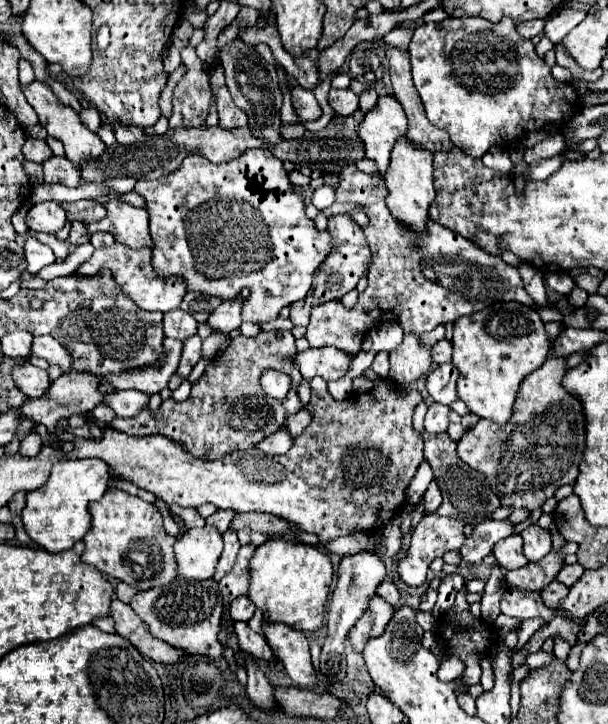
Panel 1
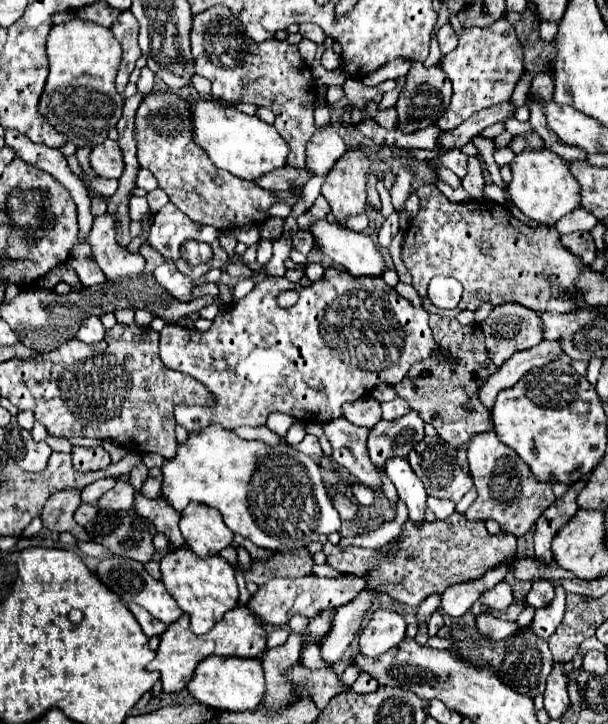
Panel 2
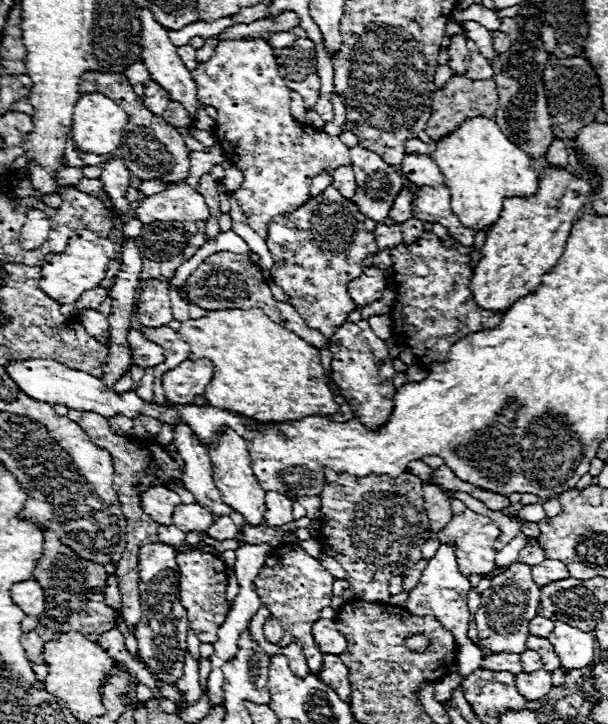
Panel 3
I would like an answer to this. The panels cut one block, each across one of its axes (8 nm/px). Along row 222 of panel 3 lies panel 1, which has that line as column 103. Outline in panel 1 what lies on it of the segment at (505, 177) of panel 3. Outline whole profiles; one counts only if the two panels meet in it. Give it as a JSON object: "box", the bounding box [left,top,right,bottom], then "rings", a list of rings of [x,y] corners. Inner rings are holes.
{"box":[22,458,110,554],"rings":[[[98,458],[88,460],[66,460],[58,462],[52,468],[52,474],[40,490],[26,494],[26,506],[22,510],[22,524],[26,534],[44,550],[58,554],[70,550],[84,534],[90,530],[90,514],[88,504],[100,500],[102,494],[108,490],[110,472]]]}

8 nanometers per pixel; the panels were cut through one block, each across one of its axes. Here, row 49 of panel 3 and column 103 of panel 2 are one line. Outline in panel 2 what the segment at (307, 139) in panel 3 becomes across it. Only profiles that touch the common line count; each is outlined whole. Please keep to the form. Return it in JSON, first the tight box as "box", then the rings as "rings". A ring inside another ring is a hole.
{"box":[86,214,146,280],"rings":[[[108,214],[94,218],[92,230],[86,240],[92,244],[94,258],[106,278],[114,280],[120,276],[138,276],[144,270],[146,260],[140,254],[132,254],[126,248],[118,248],[114,218],[110,218]]]}

